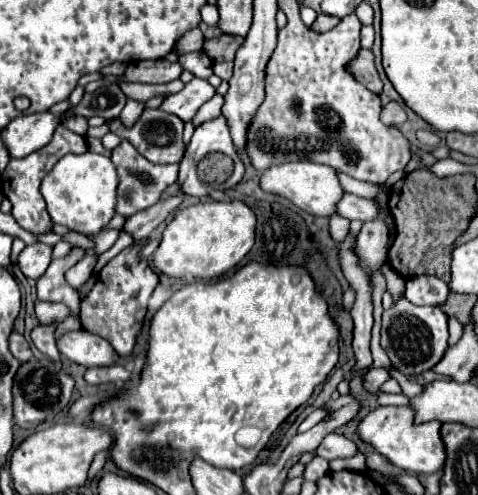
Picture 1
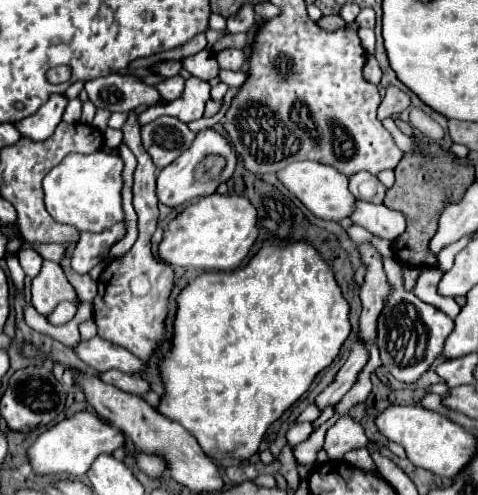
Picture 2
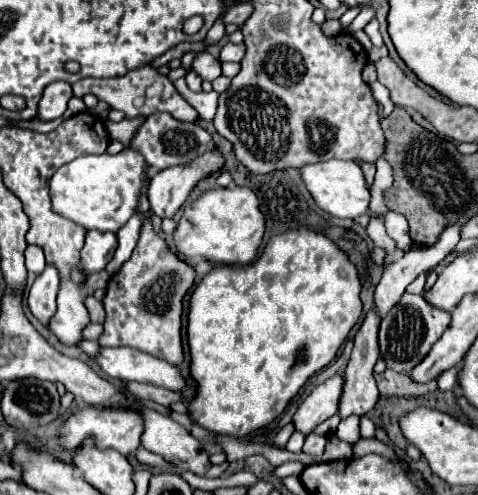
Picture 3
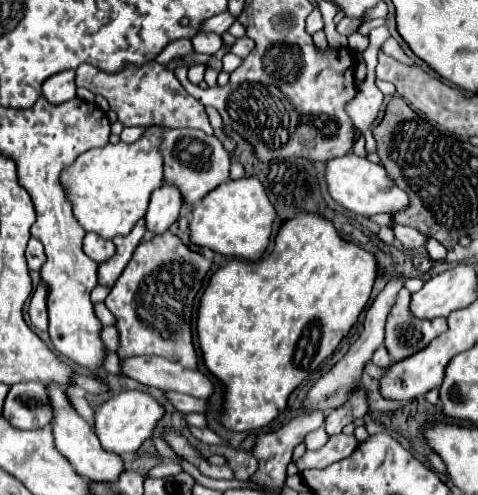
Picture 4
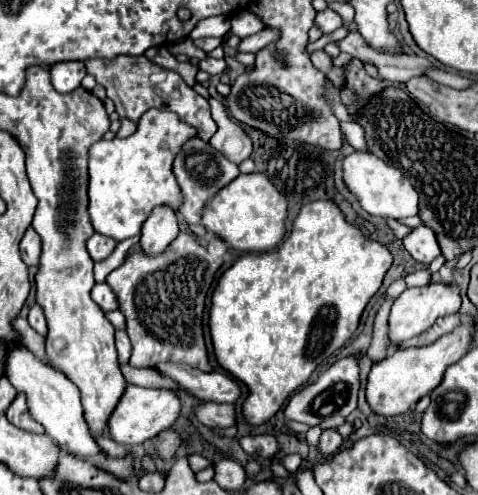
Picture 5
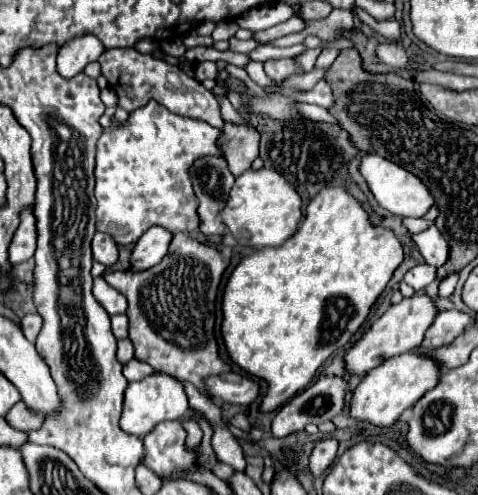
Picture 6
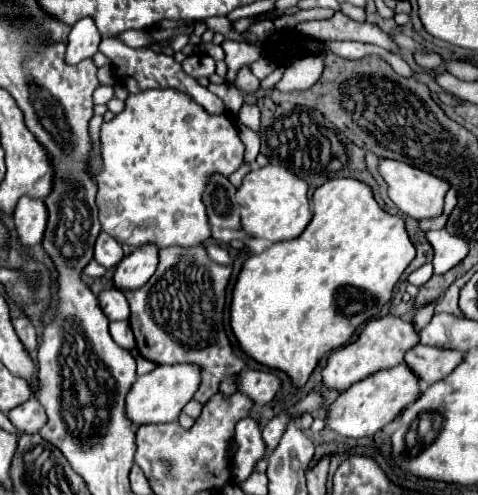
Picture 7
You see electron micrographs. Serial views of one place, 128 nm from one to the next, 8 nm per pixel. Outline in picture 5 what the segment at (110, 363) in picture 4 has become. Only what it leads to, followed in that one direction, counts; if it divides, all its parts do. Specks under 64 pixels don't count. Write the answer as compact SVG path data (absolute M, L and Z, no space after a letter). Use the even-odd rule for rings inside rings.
M120 364L122 368L122 374L126 376L126 382L128 384L138 384L138 386L152 386L152 388L168 388L168 390L178 390L178 386L160 376L156 370L152 368L132 368L130 364Z

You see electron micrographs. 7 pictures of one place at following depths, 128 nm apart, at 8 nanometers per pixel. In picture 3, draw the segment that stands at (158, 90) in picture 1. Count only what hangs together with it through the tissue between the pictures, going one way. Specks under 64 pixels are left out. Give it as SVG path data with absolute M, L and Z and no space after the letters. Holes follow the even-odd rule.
M178 78L174 82L174 88L178 90L178 94L188 102L192 104L192 108L200 114L202 120L214 120L214 114L216 114L216 104L218 104L218 92L192 92L186 84L182 84L182 78Z

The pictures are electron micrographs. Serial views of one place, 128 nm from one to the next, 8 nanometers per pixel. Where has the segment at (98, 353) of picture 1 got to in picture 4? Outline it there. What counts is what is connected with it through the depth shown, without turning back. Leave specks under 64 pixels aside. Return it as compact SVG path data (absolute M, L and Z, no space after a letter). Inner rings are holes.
M132 356L120 360L120 372L144 386L160 388L164 392L174 390L196 398L208 398L214 392L212 380L202 372L182 368L180 364L160 356Z

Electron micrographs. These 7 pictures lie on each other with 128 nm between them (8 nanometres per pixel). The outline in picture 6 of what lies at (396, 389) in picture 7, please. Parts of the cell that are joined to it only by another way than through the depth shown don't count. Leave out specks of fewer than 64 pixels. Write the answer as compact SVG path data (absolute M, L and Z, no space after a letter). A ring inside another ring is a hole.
M404 352L392 360L384 360L384 364L368 372L368 376L364 376L356 386L350 400L350 416L366 420L374 426L392 426L406 408L414 406L428 390L438 384L440 372L442 366L438 366L434 358L414 352Z

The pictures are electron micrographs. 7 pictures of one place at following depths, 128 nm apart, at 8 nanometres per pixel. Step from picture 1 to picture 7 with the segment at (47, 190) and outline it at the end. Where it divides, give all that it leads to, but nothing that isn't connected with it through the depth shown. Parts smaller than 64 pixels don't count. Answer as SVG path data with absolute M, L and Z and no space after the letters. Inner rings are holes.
M146 90L140 94L132 94L126 100L126 108L124 112L116 114L116 118L112 122L104 122L100 128L100 158L102 158L102 168L96 176L98 182L98 196L96 196L96 204L100 208L100 222L102 222L102 230L106 234L110 234L112 238L116 238L120 244L128 244L128 246L142 246L146 242L154 242L160 248L178 244L178 246L198 246L204 240L210 238L210 224L208 224L208 216L206 216L206 208L202 204L202 192L206 188L208 178L214 172L220 172L224 176L230 176L234 170L240 168L242 160L244 160L244 144L238 138L238 130L236 130L236 122L232 116L228 114L220 114L220 116L212 116L208 112L204 112L204 108L200 108L192 98L188 98L182 92L176 90Z

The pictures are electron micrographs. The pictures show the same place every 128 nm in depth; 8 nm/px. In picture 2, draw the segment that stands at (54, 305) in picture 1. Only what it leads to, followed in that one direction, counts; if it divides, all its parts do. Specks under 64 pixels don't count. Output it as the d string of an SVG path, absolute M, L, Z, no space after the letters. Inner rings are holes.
M60 302L60 304L54 308L54 312L50 312L46 318L48 318L48 322L50 322L52 326L62 326L62 324L70 322L70 320L74 318L74 314L76 314L76 306L74 306L74 304L70 304L70 302Z

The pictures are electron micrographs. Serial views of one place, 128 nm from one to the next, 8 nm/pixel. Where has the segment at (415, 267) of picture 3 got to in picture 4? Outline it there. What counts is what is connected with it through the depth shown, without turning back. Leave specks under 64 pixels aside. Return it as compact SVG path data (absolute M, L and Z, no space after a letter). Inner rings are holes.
M394 274L394 276L388 278L384 290L376 296L376 300L372 302L372 306L370 306L368 312L366 312L364 330L362 330L360 338L350 346L348 354L346 354L346 356L344 356L334 368L332 368L328 374L324 374L324 376L322 376L322 378L310 388L306 400L304 400L304 406L306 406L306 408L322 410L322 412L328 416L334 408L342 406L342 404L348 400L350 392L352 392L352 390L356 388L356 384L360 382L360 376L362 376L362 368L364 368L364 364L372 358L372 352L374 352L378 346L382 346L382 342L384 342L384 324L386 324L386 318L388 318L388 312L390 312L392 304L396 302L396 294L398 294L400 288L404 286L404 280L406 280L406 278L404 278L402 274Z

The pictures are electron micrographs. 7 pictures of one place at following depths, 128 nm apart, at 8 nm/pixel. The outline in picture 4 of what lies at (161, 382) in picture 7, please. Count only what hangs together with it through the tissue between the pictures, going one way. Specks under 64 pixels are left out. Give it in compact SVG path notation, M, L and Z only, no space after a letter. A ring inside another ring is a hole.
M128 390L106 402L102 402L94 412L94 432L100 436L100 444L106 452L112 454L134 454L144 440L152 436L160 418L164 416L164 408L146 392Z

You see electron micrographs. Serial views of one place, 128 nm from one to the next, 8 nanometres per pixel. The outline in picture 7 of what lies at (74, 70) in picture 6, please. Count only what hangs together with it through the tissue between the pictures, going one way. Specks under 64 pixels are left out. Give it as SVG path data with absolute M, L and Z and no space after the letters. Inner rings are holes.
M84 18L84 20L76 22L70 30L64 60L70 66L74 66L86 58L92 58L98 52L98 44L100 44L98 28L94 26L94 22L90 18Z

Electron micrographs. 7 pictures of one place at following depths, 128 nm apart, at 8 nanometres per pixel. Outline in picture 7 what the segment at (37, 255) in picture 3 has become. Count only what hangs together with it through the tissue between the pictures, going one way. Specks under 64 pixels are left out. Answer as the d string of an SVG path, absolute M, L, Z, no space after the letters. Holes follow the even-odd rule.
M28 196L20 198L14 210L14 224L22 246L40 244L46 230L46 222L48 222L48 214L42 200L34 200Z

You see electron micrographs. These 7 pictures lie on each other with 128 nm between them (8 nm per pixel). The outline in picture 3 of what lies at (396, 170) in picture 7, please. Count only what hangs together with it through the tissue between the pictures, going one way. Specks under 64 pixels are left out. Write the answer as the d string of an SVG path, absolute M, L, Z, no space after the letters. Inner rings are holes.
M328 160L328 162L306 164L300 168L300 178L304 180L304 186L308 188L316 206L330 216L356 218L356 216L368 212L370 192L366 190L364 174L358 164L348 162L348 160Z

